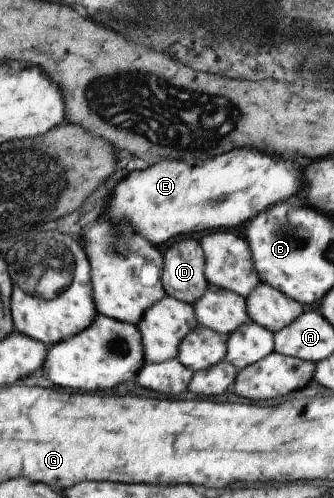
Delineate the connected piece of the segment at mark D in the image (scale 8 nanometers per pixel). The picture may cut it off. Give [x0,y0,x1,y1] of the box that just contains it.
[161,238,207,304]

